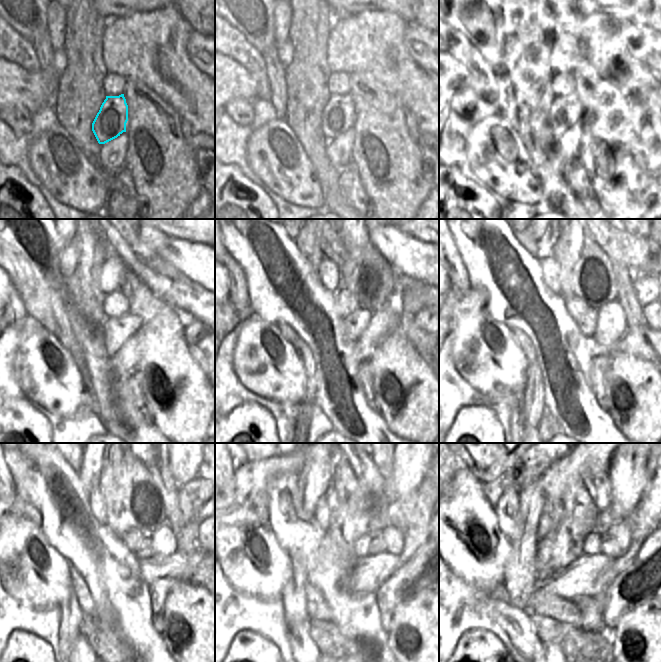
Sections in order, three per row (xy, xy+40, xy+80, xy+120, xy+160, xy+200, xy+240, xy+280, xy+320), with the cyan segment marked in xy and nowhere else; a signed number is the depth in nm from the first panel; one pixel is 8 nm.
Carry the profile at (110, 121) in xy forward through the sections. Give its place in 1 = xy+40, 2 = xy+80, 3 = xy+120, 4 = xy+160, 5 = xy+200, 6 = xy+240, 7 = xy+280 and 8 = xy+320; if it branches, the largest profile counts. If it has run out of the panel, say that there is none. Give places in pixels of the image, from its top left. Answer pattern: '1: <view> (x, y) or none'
1: xy+40 (338, 115)
2: xy+80 (565, 110)
3: xy+120 (121, 329)
4: xy+160 (372, 327)
5: xy+200 (608, 324)
6: xy+240 (161, 542)
7: xy+280 (391, 540)
8: xy+320 (616, 541)

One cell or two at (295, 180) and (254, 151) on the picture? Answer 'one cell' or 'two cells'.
one cell

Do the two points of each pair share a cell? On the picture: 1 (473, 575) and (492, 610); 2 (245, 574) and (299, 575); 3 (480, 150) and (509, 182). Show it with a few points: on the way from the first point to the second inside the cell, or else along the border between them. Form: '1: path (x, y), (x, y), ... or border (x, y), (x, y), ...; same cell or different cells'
1: border (460, 579), (487, 591), (502, 585); different cells
2: border (290, 556), (291, 574), (281, 597); different cells
3: path (485, 158), (501, 174); same cell

